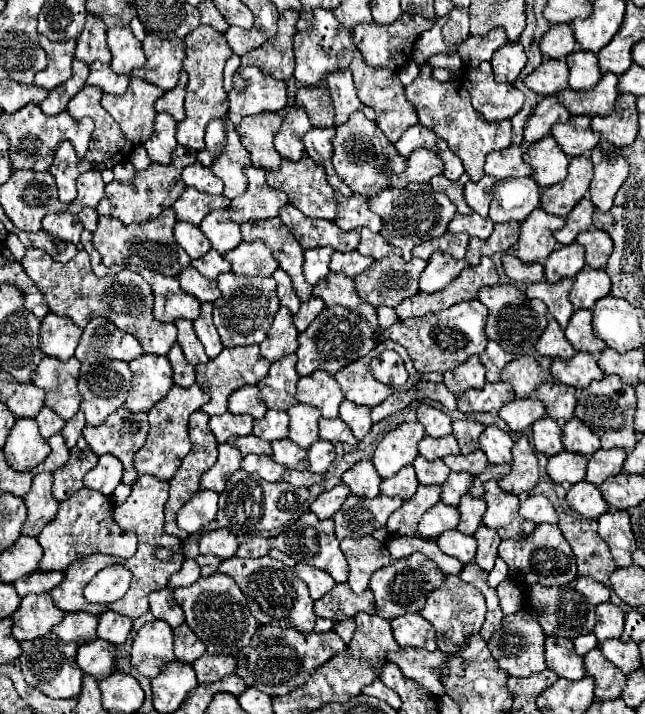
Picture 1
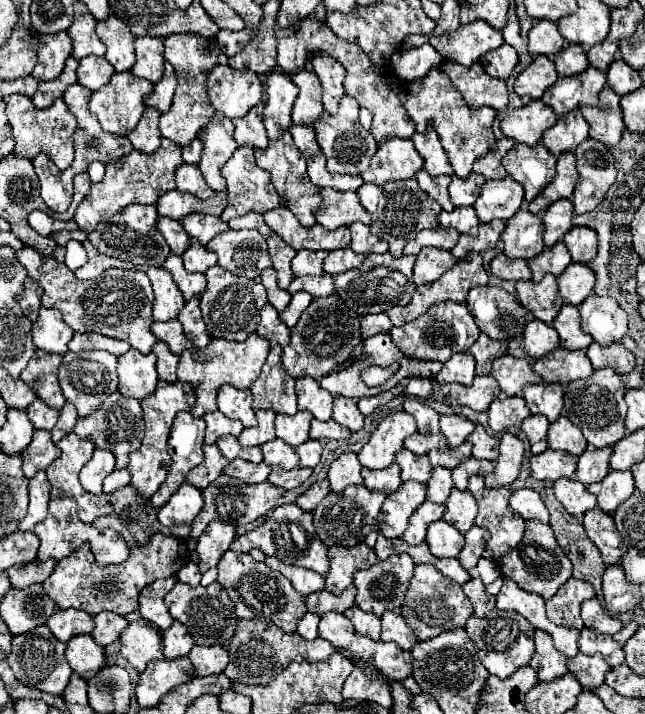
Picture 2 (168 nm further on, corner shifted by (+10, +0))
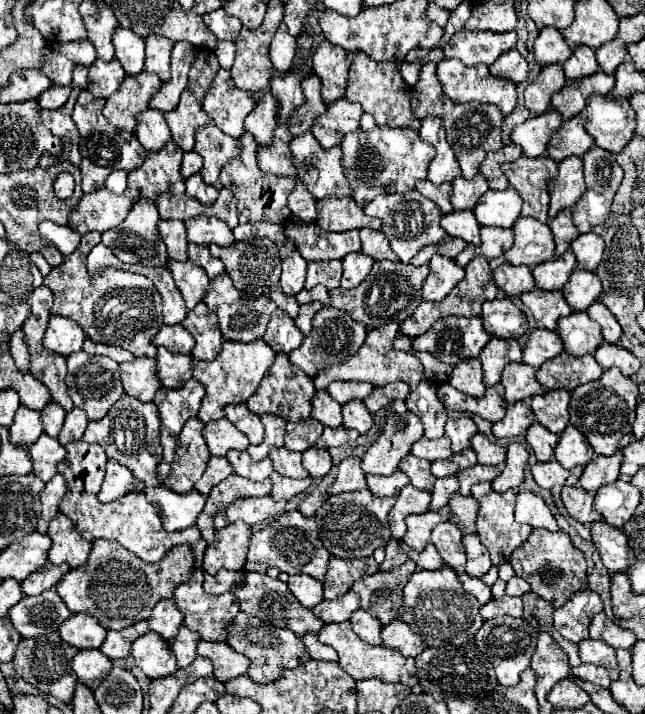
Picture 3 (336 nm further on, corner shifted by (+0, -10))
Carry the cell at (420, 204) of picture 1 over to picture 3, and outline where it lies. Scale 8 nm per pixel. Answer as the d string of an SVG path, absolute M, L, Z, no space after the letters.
M410 190L404 194L378 196L364 208L364 212L366 216L376 216L382 220L382 232L390 240L390 246L398 254L400 262L404 264L410 264L412 256L416 256L424 246L438 244L446 236L444 228L440 226L440 218L444 214L440 212L440 208L436 208L436 204L432 204L432 200L420 196L420 192L416 190Z

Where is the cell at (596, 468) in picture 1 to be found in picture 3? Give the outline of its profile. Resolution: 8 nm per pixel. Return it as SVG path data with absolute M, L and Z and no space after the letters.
M616 452L614 456L596 456L586 468L580 478L580 486L588 492L596 492L600 486L610 484L618 478L622 462L622 452Z

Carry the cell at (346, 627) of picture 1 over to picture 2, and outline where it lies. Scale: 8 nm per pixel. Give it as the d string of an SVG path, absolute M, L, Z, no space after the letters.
M326 612L320 616L320 626L318 626L318 636L328 640L342 656L346 658L358 658L360 662L370 662L374 668L378 668L382 674L386 674L392 680L404 680L412 674L412 666L410 666L410 652L398 650L398 646L394 646L392 642L382 642L382 640L372 640L366 636L360 636L354 632L352 622L340 614L340 612Z

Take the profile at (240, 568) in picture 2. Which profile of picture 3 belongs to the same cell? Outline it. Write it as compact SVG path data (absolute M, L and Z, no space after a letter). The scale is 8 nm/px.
M242 570L242 574L244 574L242 586L232 588L232 592L236 594L236 598L240 600L240 610L242 610L242 612L260 618L260 620L266 622L266 624L272 624L272 626L278 626L278 628L288 628L288 630L292 630L296 636L304 636L304 634L308 634L308 632L314 632L314 634L320 632L320 628L322 628L324 622L322 622L320 618L316 618L310 610L306 610L306 608L296 600L296 596L288 590L286 582L274 580L274 578L270 578L268 574L260 574L260 572Z

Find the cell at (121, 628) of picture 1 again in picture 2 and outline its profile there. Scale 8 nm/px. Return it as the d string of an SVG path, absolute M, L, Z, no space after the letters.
M100 612L94 616L94 630L92 630L92 638L98 646L108 646L114 640L120 638L120 634L124 632L124 628L128 626L128 620L124 616L112 614L112 612Z

